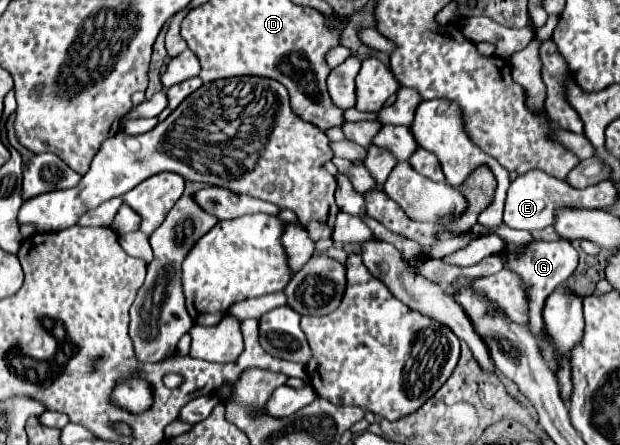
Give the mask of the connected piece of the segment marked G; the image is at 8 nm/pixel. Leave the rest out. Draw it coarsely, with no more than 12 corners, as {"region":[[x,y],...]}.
{"region":[[569,240],[533,242],[507,268],[529,286],[529,330],[545,298],[577,268]]}

